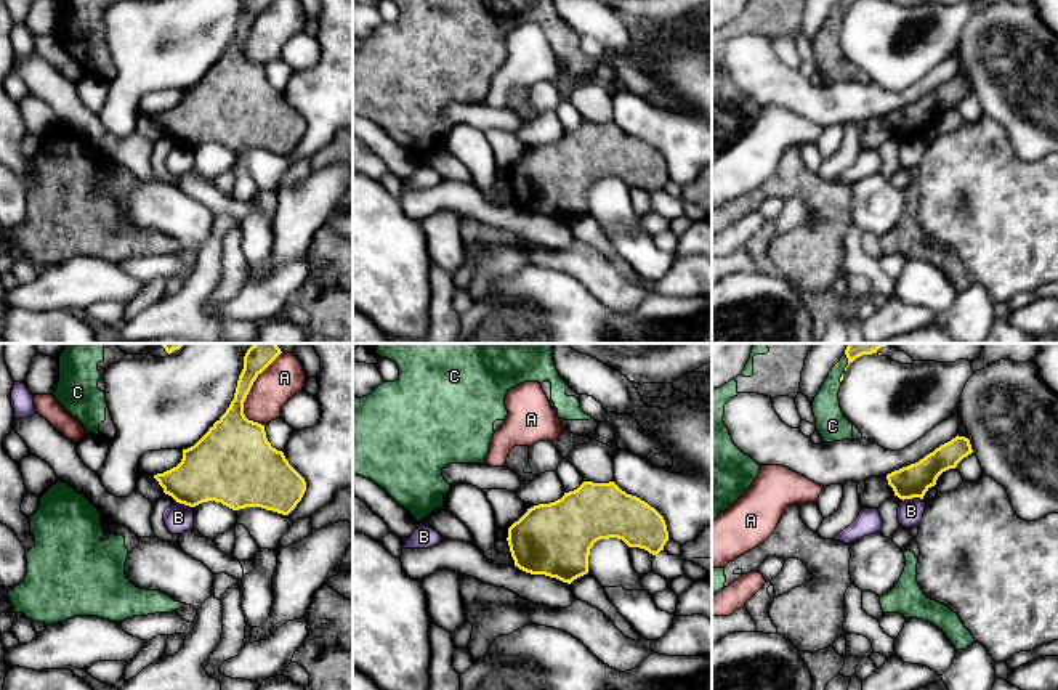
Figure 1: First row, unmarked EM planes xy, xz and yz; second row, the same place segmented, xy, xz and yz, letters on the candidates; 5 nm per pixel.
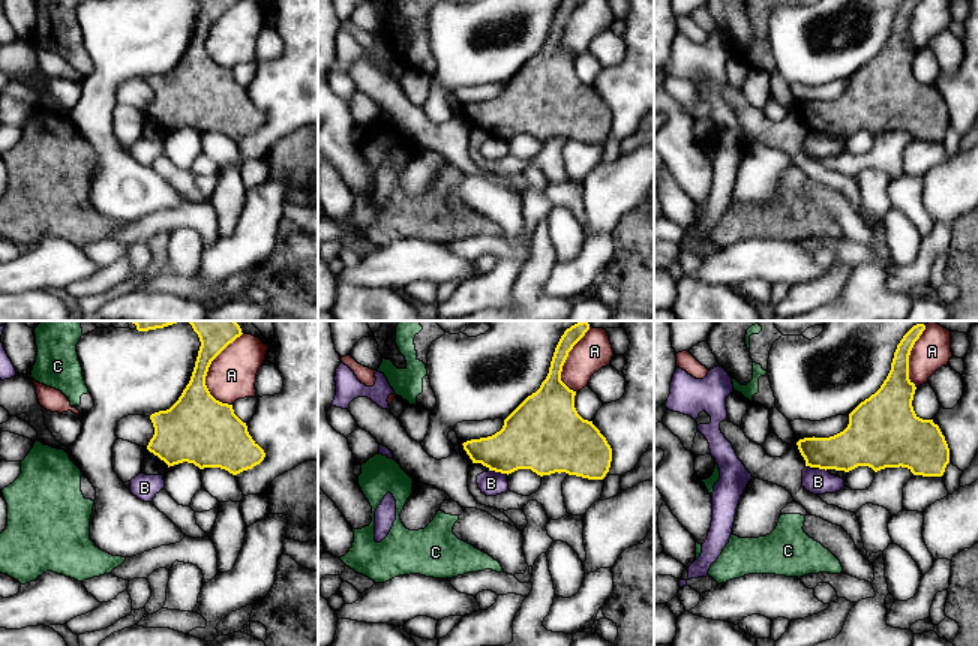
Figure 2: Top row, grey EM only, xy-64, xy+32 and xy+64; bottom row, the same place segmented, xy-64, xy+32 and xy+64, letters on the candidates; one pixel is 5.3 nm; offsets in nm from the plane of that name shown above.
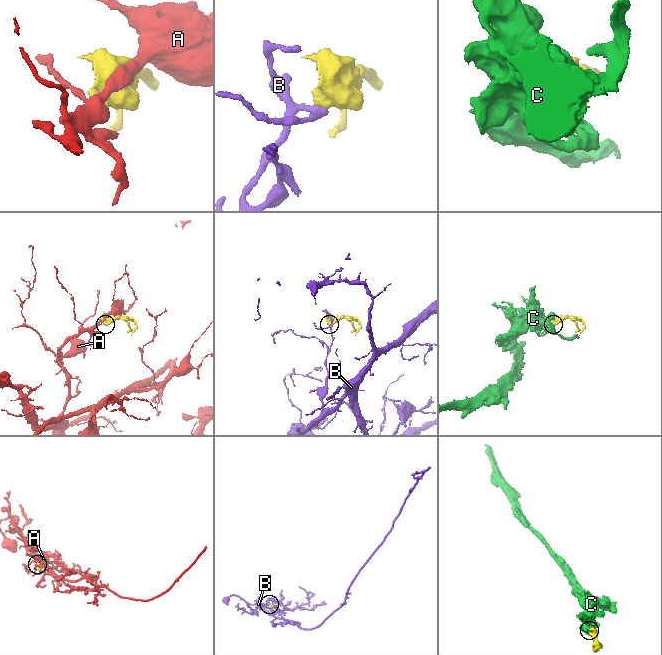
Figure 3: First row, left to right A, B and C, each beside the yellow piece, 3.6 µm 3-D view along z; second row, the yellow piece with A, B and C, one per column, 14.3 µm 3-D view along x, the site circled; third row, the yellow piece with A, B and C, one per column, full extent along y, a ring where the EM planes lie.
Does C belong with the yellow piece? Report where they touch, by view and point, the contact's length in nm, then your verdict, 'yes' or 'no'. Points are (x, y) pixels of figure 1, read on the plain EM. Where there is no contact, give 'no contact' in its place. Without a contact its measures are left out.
meets yellow in yz at (848, 5); contact 60 nm long; yes

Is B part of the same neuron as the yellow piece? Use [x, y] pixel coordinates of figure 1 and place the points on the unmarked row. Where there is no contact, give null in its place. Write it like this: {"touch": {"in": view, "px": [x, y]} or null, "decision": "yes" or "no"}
{"touch": {"in": "yz", "px": [912, 137]}, "decision": "no"}

